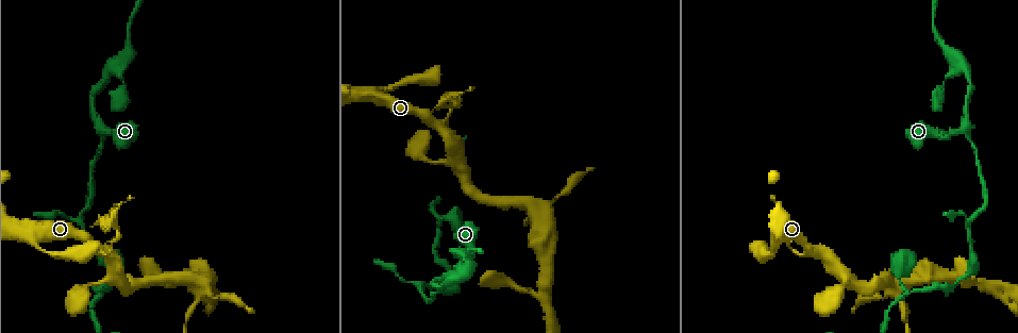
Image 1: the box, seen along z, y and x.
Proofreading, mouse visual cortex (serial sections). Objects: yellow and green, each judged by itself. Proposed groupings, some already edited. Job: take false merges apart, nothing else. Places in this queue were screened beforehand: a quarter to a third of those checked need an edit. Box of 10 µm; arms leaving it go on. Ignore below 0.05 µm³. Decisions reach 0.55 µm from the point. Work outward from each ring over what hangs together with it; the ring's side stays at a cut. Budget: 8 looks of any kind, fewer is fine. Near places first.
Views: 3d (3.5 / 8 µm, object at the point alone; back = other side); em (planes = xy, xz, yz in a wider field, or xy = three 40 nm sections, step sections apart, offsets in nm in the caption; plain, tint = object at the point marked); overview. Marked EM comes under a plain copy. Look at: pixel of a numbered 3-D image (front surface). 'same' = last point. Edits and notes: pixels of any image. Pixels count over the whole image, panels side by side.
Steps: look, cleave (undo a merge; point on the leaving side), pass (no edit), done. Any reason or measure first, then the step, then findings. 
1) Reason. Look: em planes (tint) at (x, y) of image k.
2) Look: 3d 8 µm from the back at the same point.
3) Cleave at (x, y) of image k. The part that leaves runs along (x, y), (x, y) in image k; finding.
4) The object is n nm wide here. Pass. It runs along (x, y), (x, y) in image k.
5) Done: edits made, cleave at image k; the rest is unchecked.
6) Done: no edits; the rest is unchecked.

Look: 3d 3.5 µm at (204, 289) of image 1.

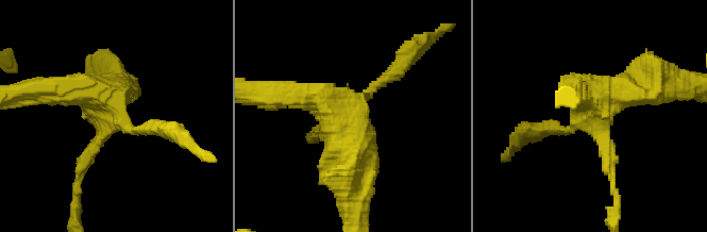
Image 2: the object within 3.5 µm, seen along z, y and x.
Need the tissue. Look: em xy step 3 (tint) at (110, 109) of image 2.

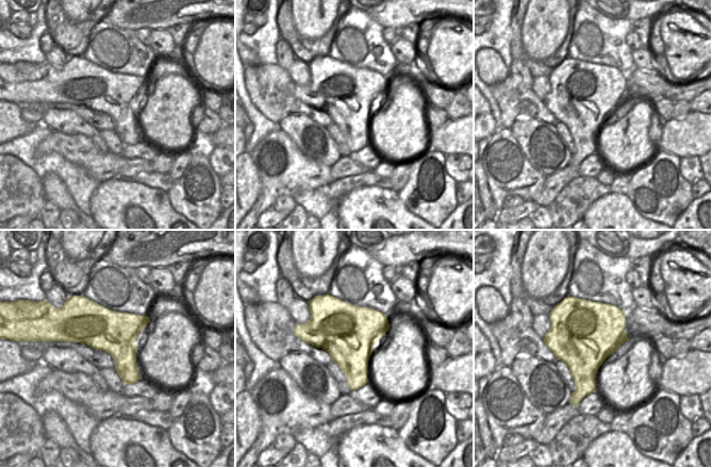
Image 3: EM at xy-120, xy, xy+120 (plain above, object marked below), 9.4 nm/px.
The object is 550 nm wide here. Pass. It runs along (271, 96), (334, 110), (350, 183) in image 2; continuous, no second cell.

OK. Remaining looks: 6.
Abrupt turn. Look: 3d 8 µm at (115, 227) of image 1.

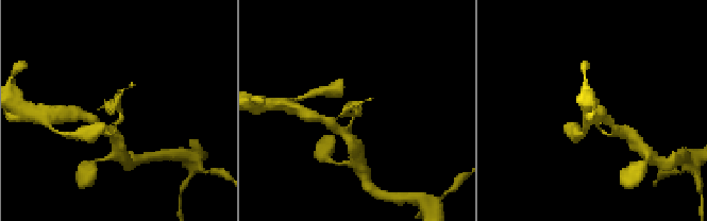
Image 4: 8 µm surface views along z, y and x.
Need the tissue. Look: em xy step 1 (tint) at the same point.

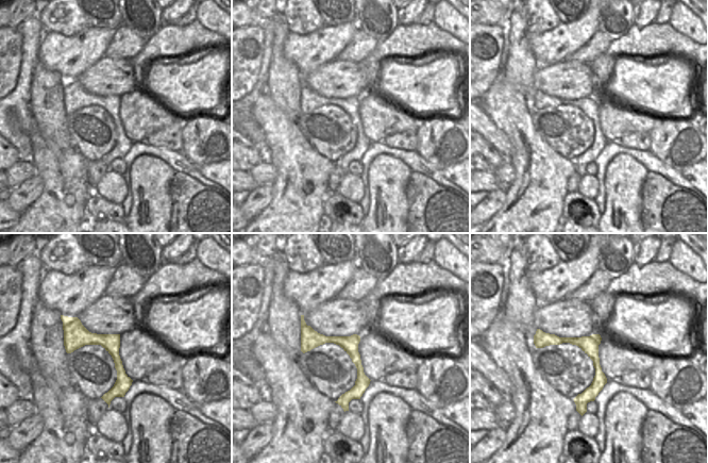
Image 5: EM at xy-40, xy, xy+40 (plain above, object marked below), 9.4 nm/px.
Pass. It runs along (303, 325), (355, 356), (359, 386), (346, 408) in image 5; all the same cell.

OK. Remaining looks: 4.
Abrupt turn. Look: 3d 3.5 µm at (102, 132) of image 1.

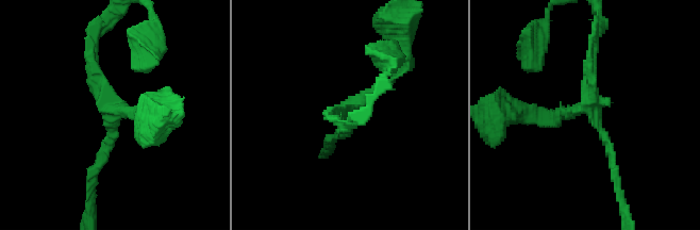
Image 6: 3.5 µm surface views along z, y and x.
3 arms meet here; the arms are 150, 150, 200 nm wide. Look: em xy step 5 (tint) at (350, 109) of image 6.

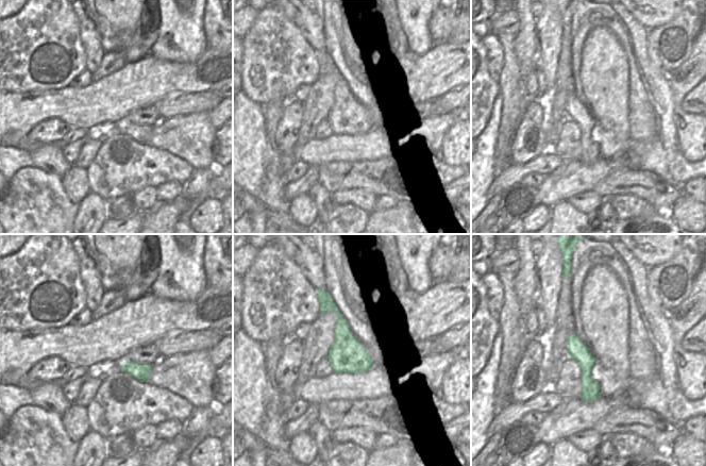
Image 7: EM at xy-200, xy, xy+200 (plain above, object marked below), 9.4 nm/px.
Pass. It runs along (404, 69), (335, 135) in image 6; continuous, no second cell.

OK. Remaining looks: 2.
Arms part here. Look: 3d 8 µm at (962, 64) of image 1.

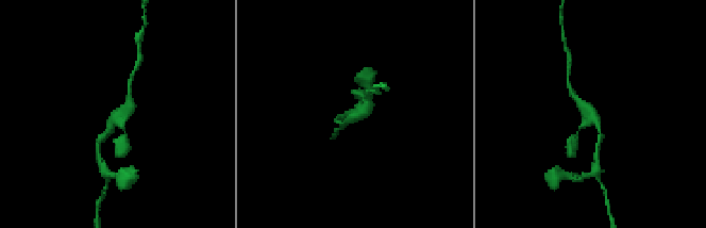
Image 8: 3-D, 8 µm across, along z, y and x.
3 arms meet here; the arms are 100, 150, 350 nm wide; now the EM. Look: em xy step 3 (tint) at the same point.

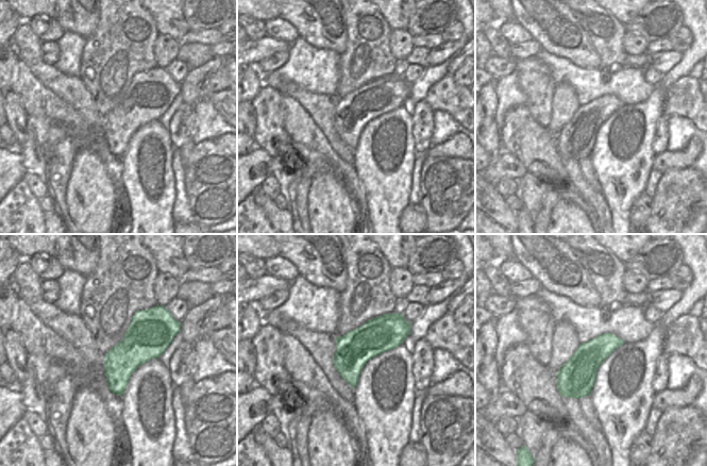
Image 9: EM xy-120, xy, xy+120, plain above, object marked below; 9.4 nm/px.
Pass. It runs along (99, 141), (131, 100) in image 8; all the same cell.

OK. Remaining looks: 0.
Done: no edits; the rest is unchecked.

